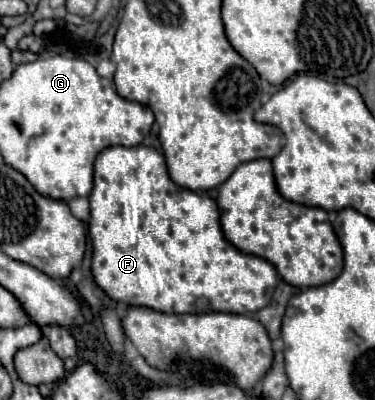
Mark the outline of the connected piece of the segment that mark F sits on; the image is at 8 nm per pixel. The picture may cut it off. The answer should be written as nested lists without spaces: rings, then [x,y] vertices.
[[[104,148],[94,164],[94,188],[88,200],[88,232],[94,248],[92,276],[94,282],[112,300],[124,302],[126,306],[144,306],[166,314],[252,314],[270,302],[278,282],[276,268],[264,258],[242,254],[228,240],[224,240],[216,202],[206,194],[174,184],[168,176],[164,158],[154,148]]]

